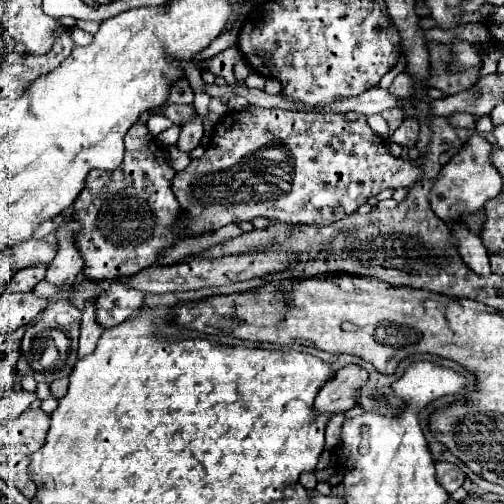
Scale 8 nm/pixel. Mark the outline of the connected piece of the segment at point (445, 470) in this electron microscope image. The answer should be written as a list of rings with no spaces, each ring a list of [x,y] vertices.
[[[438,462],[436,464],[436,476],[448,494],[458,490],[462,486],[462,482],[466,480],[466,474],[456,464],[450,464],[450,462]]]

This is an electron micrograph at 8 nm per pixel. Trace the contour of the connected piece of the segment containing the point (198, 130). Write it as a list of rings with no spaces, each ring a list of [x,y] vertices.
[[[196,118],[196,122],[188,122],[188,126],[182,126],[180,140],[176,146],[182,152],[190,152],[196,146],[200,146],[200,140],[202,140],[202,122],[200,118]]]

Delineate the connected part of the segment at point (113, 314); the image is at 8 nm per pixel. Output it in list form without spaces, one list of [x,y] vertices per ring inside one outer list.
[[[122,278],[112,280],[110,288],[96,300],[96,320],[100,326],[116,326],[116,322],[124,322],[132,310],[140,308],[144,302],[142,290],[132,288]]]

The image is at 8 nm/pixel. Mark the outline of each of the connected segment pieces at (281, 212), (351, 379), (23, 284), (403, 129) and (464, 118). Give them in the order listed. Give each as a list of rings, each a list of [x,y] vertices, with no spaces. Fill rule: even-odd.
[[[248,106],[238,112],[228,112],[224,120],[216,124],[206,154],[192,160],[174,176],[174,194],[180,208],[192,216],[188,230],[192,230],[192,234],[204,234],[238,220],[252,220],[254,216],[276,218],[292,224],[326,226],[356,212],[358,206],[380,190],[396,190],[400,186],[410,188],[418,180],[422,180],[422,166],[392,156],[384,140],[370,130],[366,116],[332,116]]]
[[[348,364],[342,370],[336,372],[334,382],[328,382],[320,394],[316,396],[314,410],[316,412],[346,412],[356,406],[356,392],[362,390],[362,386],[368,382],[368,370],[364,370],[358,364]]]
[[[46,264],[30,266],[30,268],[20,270],[18,274],[12,276],[12,280],[8,284],[8,292],[20,292],[20,294],[32,292],[34,286],[44,278],[44,270],[46,270]]]
[[[406,116],[400,124],[400,128],[392,134],[392,140],[400,146],[414,146],[416,144],[416,130],[418,130],[418,122],[410,116]]]
[[[456,112],[456,114],[450,116],[450,124],[454,128],[456,126],[460,126],[460,128],[474,128],[474,122],[476,122],[476,116],[466,114],[466,112]]]

